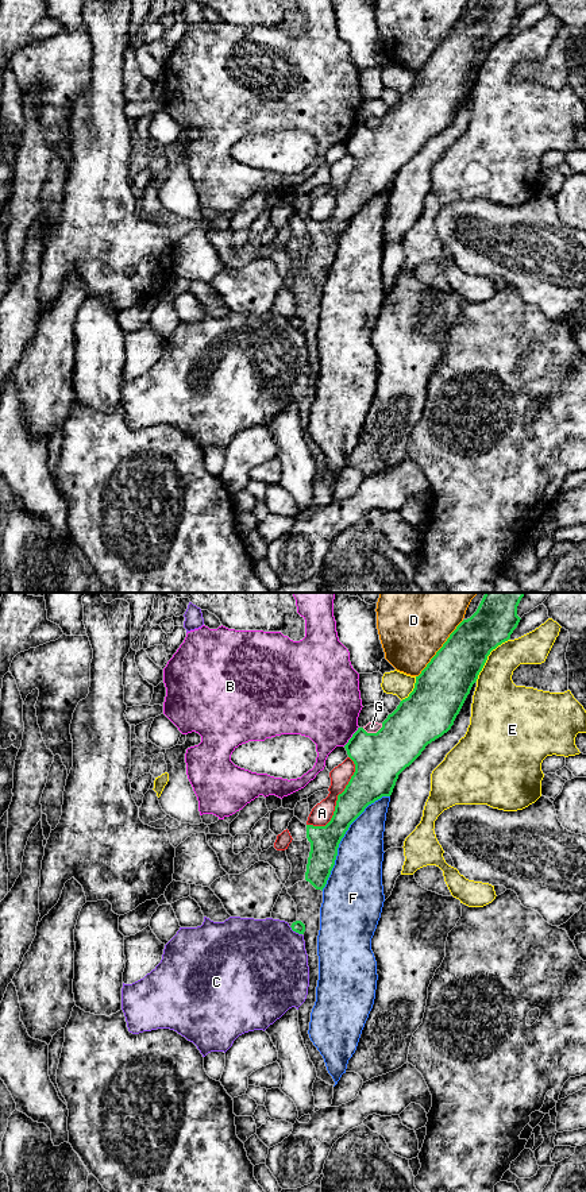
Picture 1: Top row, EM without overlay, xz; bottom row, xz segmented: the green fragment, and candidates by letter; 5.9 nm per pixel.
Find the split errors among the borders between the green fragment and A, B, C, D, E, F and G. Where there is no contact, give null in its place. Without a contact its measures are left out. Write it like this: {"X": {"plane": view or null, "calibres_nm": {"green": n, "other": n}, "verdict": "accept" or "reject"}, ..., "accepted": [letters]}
{"A": {"plane": "xz", "calibres_nm": {"green": 240, "other": 120}, "verdict": "reject"}, "B": {"plane": "xz", "calibres_nm": {"green": 300, "other": 420}, "verdict": "reject"}, "C": {"plane": "xz", "calibres_nm": {"green": 70, "other": 480}, "verdict": "reject"}, "D": {"plane": "xz", "calibres_nm": {"green": 320, "other": 360}, "verdict": "reject"}, "E": {"plane": "xz", "calibres_nm": {"green": 300, "other": 280}, "verdict": "reject"}, "F": {"plane": "xz", "calibres_nm": {"green": 180, "other": 300}, "verdict": "reject"}, "G": {"plane": "xz", "calibres_nm": {"green": 300, "other": 70}, "verdict": "reject"}, "accepted": []}

